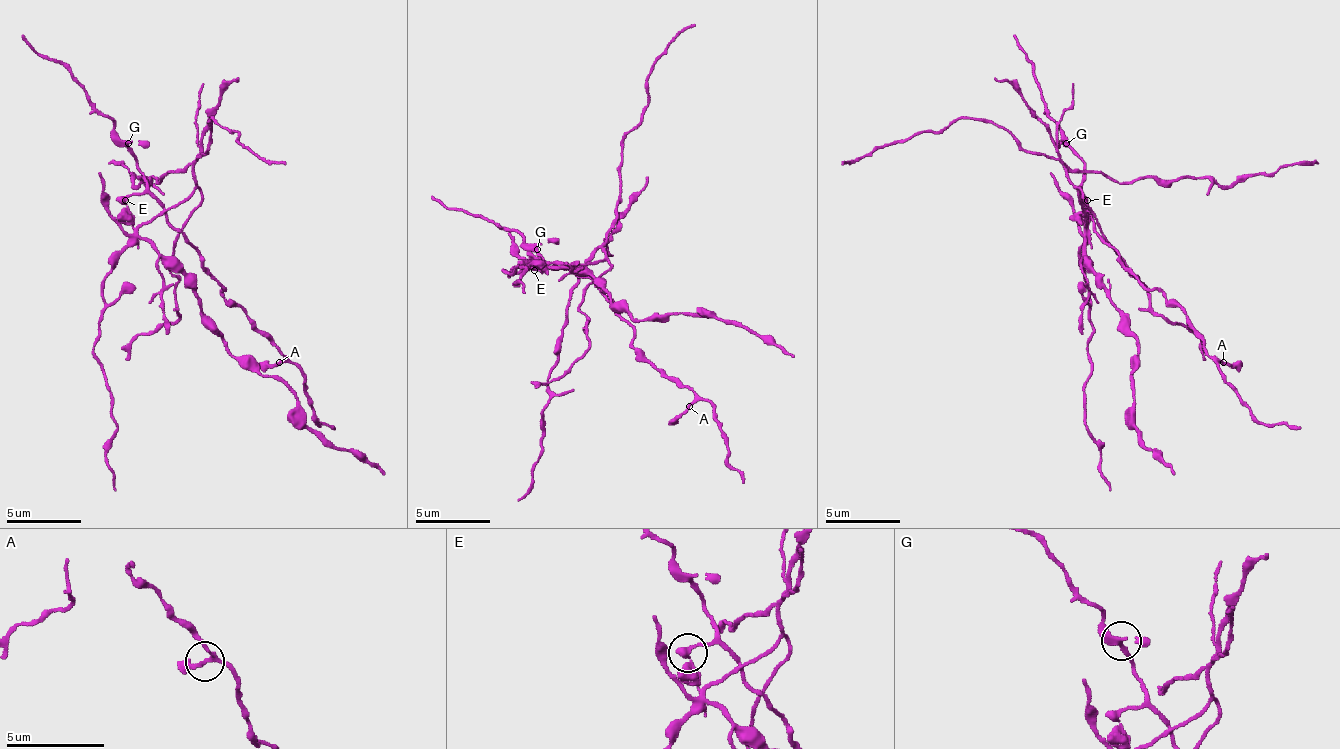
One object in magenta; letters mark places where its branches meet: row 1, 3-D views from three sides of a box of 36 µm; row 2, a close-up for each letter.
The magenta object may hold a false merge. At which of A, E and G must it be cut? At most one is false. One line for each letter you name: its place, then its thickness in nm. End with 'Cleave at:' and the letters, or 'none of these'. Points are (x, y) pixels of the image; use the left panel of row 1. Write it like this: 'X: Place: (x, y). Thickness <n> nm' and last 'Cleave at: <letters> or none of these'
E: Place: (125, 200). Thickness 240 nm
Cleave at: E

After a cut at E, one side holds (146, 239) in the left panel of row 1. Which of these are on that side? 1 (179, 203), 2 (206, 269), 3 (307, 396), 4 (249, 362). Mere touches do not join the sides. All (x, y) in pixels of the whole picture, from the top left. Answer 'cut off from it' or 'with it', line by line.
1: with it
2: cut off from it
3: cut off from it
4: with it

